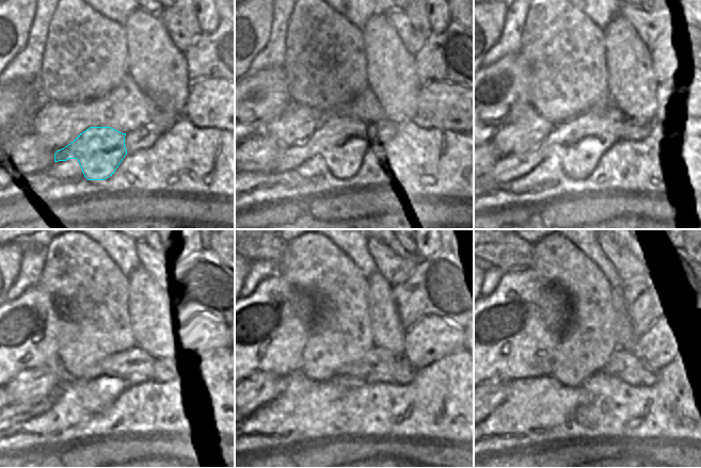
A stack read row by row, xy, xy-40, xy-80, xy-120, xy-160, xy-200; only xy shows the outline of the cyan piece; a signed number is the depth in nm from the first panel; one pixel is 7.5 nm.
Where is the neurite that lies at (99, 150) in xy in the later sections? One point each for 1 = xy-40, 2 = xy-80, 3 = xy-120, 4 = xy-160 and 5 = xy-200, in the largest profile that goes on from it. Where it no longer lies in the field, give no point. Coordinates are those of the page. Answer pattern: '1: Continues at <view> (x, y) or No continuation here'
1: Continues at xy-40 (343, 142)
2: Continues at xy-80 (579, 142)
3: Continues at xy-120 (102, 384)
4: Continues at xy-160 (379, 365)
5: Continues at xy-200 (626, 365)

